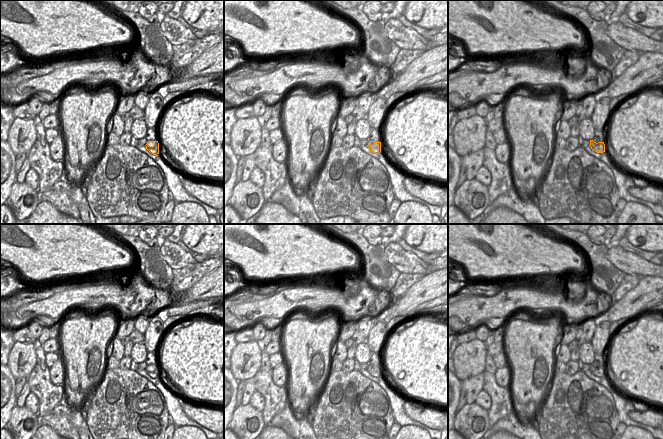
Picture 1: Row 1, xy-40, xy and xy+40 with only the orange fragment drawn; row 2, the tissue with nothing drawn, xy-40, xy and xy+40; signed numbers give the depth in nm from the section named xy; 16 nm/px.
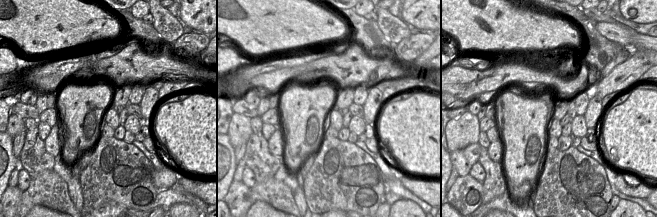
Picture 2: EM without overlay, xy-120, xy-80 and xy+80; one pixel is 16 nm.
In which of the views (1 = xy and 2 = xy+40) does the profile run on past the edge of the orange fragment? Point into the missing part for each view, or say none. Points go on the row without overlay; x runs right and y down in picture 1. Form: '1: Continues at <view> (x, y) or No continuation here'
1: No continuation here
2: No continuation here.

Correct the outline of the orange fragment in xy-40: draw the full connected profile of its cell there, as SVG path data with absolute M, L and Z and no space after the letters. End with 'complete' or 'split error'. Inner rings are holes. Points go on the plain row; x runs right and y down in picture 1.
M148 365L145 369L146 373L153 379L159 378L159 367L158 365Z; complete

